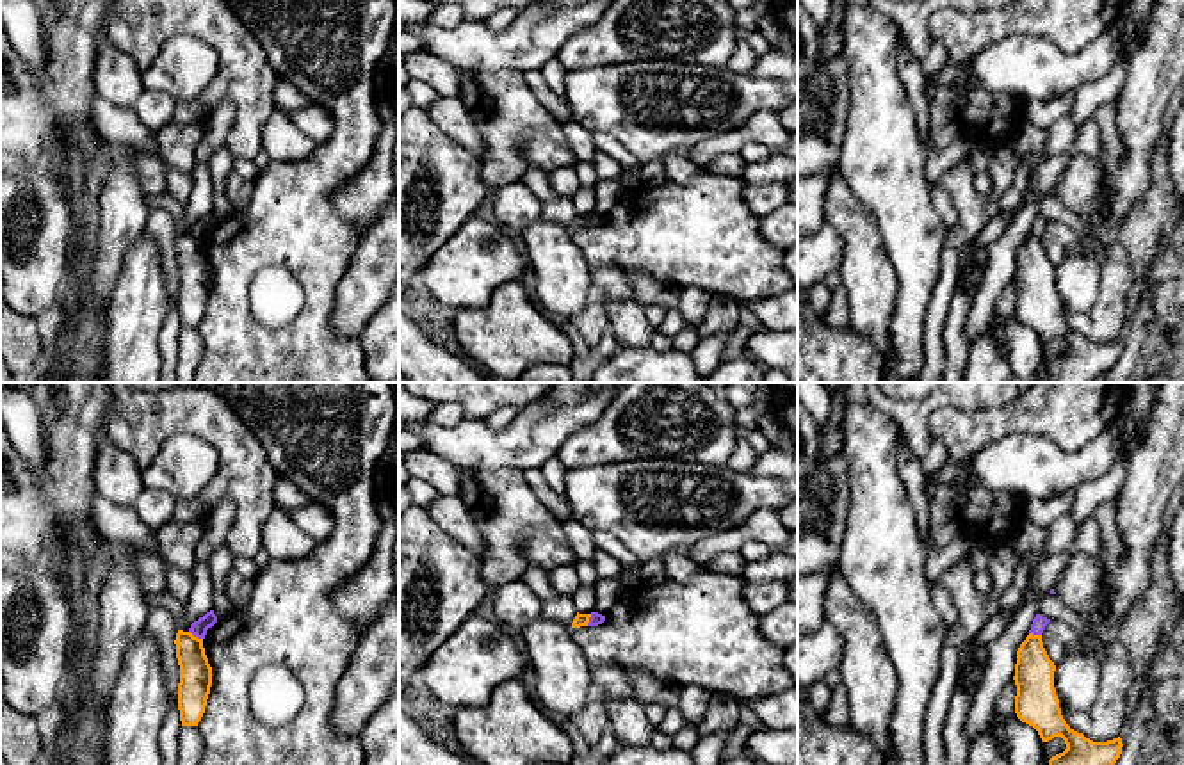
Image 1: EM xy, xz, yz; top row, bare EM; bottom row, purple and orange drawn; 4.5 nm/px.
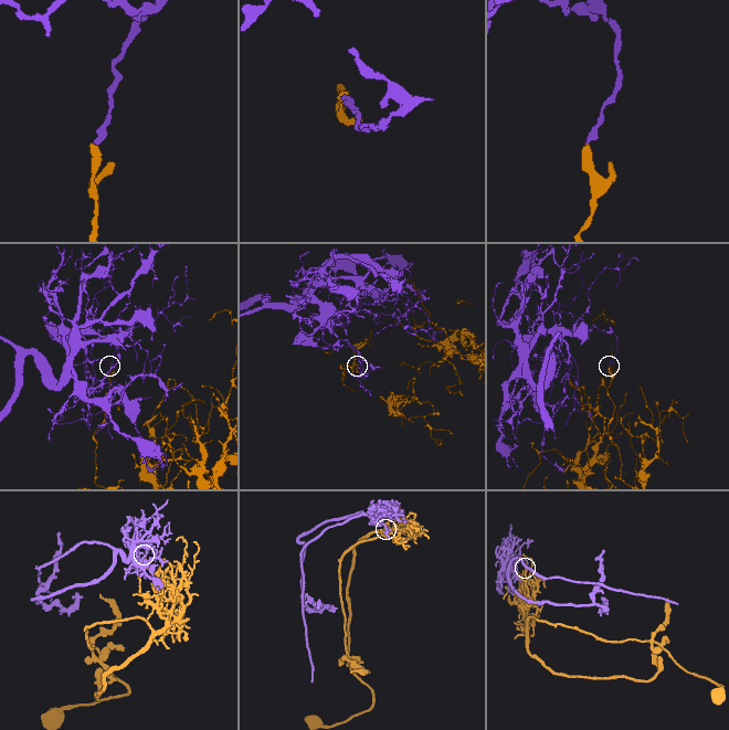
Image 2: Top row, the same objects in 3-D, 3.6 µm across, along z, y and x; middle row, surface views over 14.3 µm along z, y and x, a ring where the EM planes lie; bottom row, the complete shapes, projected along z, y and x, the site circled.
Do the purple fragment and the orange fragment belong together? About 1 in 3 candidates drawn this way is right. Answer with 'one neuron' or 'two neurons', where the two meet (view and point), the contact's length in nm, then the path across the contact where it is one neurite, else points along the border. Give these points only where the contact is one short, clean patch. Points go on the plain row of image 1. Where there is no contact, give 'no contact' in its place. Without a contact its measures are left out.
two neurons; meets purple in xy at (196, 237); contact 80 nm long; border along xy (189, 232), (202, 241)

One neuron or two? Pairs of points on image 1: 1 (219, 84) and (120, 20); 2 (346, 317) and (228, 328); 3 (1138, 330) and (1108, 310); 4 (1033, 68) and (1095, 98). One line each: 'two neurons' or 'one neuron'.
1: one neuron
2: two neurons
3: two neurons
4: two neurons

